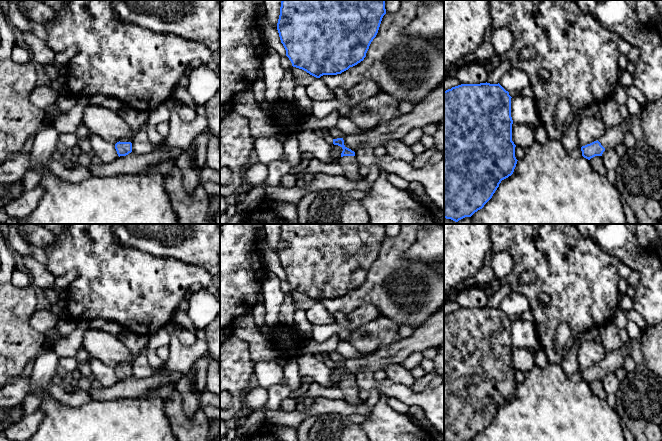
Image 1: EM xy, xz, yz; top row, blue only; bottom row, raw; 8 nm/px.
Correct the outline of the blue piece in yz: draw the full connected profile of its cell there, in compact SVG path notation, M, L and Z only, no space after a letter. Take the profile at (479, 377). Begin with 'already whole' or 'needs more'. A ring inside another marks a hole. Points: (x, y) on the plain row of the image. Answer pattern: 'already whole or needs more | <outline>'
already whole | M499 307L461 308L444 315L444 441L471 441L492 422L501 405L513 398L518 384L512 365L511 322Z

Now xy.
needs more | M131 361L123 362L115 368L115 373L119 381L126 380L132 376L132 364L133 362Z

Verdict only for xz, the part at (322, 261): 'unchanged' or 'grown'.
unchanged

